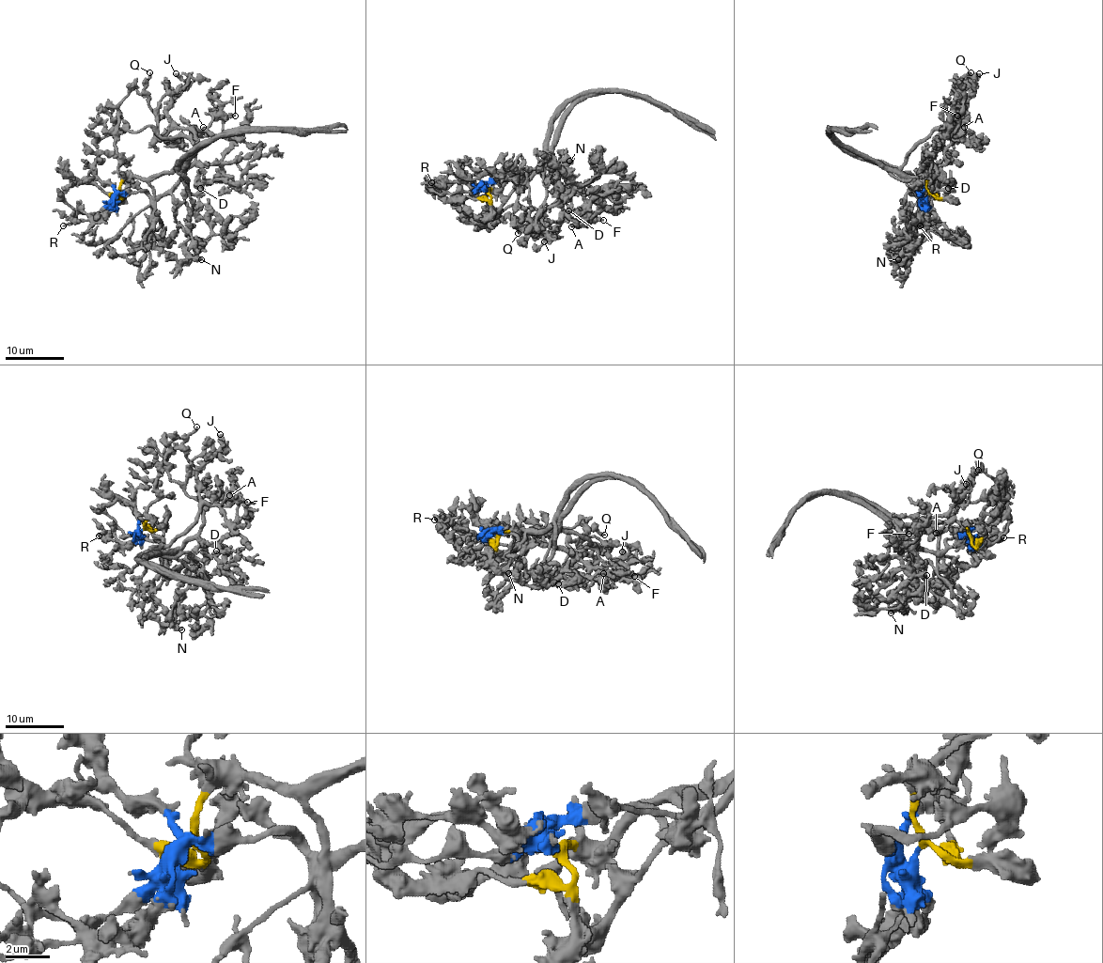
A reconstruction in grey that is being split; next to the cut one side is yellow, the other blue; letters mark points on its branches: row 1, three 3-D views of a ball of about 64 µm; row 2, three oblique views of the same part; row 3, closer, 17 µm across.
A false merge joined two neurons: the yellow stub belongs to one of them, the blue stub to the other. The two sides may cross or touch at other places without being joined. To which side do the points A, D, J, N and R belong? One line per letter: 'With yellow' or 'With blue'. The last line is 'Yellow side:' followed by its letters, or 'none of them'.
A: With yellow
D: With yellow
J: With yellow
N: With yellow
R: With blue
Yellow side: A, D, J, N

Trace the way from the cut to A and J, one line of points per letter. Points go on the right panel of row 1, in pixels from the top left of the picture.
A: (928, 195), (926, 178), (913, 178), (898, 167), (935, 130), (951, 131), (957, 137), (964, 127)
J: (928, 195), (926, 178), (913, 178), (898, 167), (935, 130), (945, 128), (966, 99), (974, 93), (979, 74)

